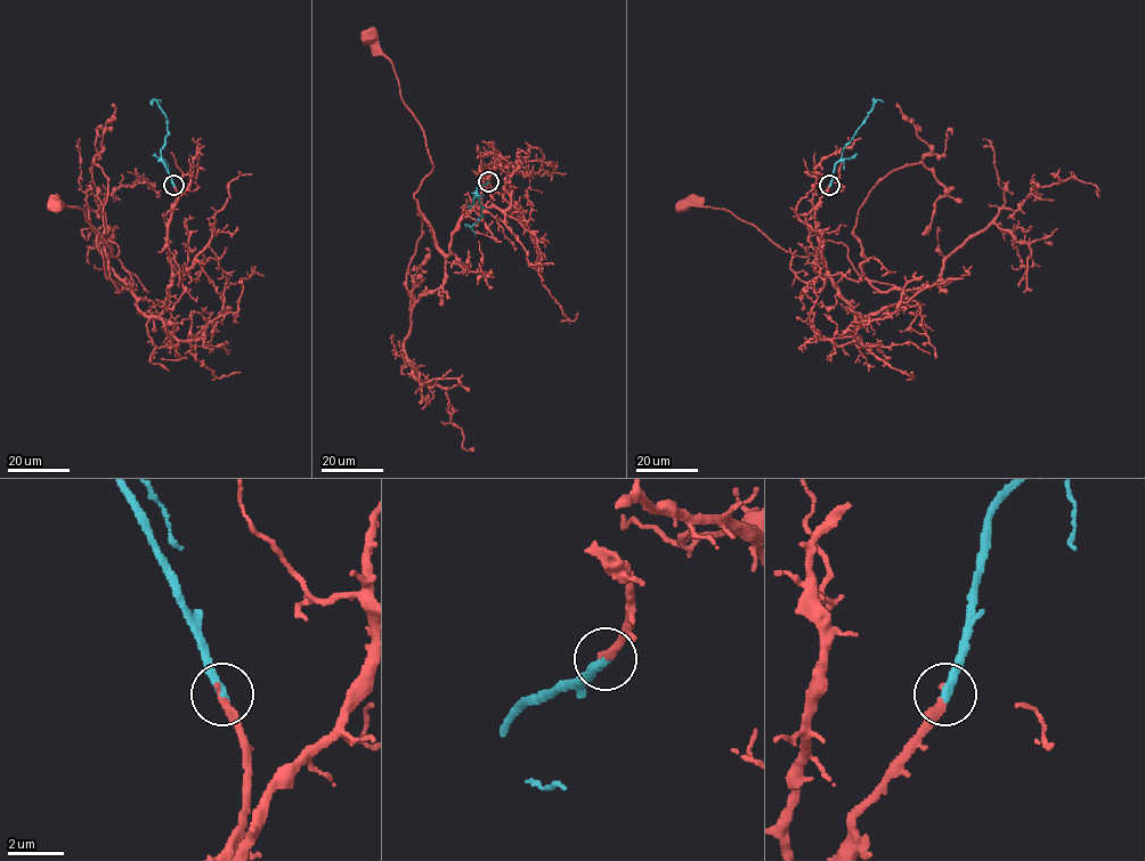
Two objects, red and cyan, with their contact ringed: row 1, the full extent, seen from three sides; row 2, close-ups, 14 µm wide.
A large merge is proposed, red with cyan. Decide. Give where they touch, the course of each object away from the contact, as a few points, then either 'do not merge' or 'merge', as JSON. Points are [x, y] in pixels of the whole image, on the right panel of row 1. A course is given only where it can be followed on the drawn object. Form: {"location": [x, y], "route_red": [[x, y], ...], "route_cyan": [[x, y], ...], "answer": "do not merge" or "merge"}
{"location": [829, 185], "route_red": [[830, 185], [833, 285], [857, 315], [896, 306], [841, 242], [798, 257], [684, 204]], "route_cyan": [[830, 185], [843, 148], [873, 105]], "answer": "merge"}

